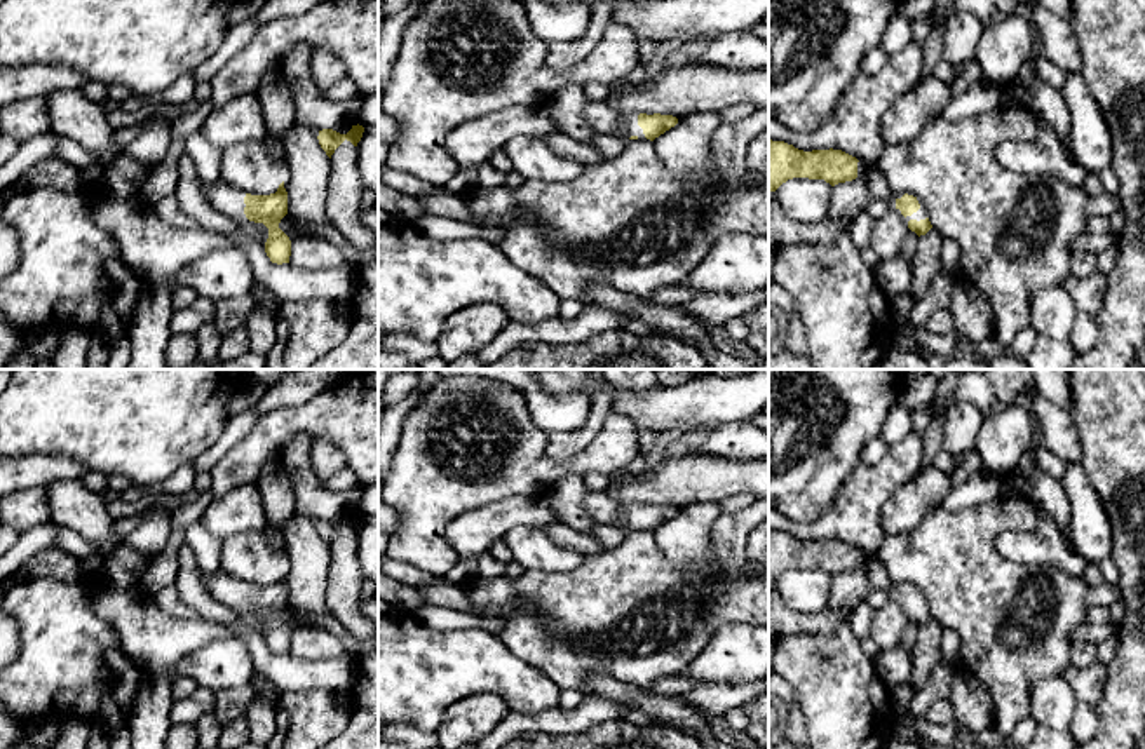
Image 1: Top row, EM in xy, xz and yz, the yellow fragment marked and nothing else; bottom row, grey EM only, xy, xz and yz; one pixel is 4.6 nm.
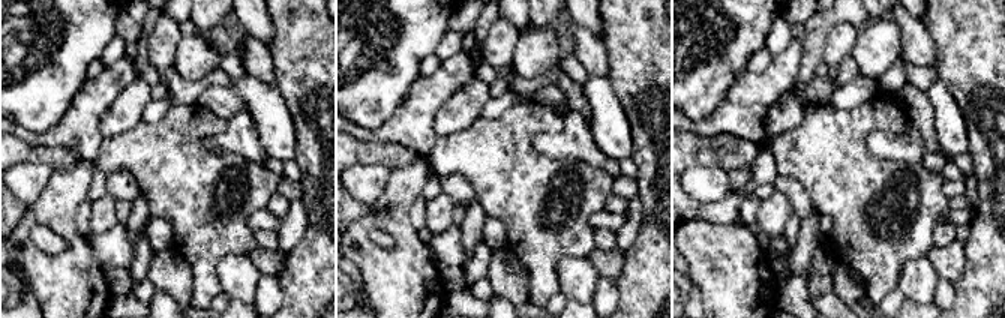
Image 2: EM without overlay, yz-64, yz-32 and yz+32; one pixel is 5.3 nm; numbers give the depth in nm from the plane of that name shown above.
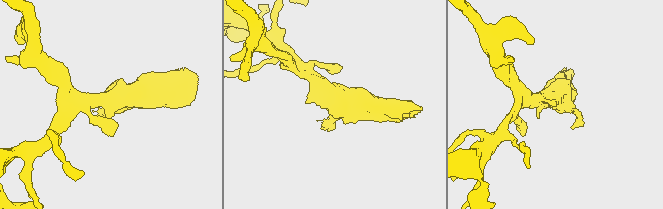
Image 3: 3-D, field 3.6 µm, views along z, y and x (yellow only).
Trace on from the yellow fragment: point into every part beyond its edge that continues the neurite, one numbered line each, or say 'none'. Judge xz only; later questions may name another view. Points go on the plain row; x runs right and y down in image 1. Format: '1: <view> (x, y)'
1: xz (628, 516)

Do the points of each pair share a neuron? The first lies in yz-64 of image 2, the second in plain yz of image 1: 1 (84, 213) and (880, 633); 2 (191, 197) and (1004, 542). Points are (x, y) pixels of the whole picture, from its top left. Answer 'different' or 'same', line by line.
1: different
2: different

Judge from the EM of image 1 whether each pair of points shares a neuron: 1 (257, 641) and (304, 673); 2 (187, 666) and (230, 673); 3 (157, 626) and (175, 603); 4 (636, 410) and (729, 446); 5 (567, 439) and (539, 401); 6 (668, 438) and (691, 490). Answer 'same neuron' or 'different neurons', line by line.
1: same neuron
2: same neuron
3: different neurons
4: different neurons
5: different neurons
6: different neurons

